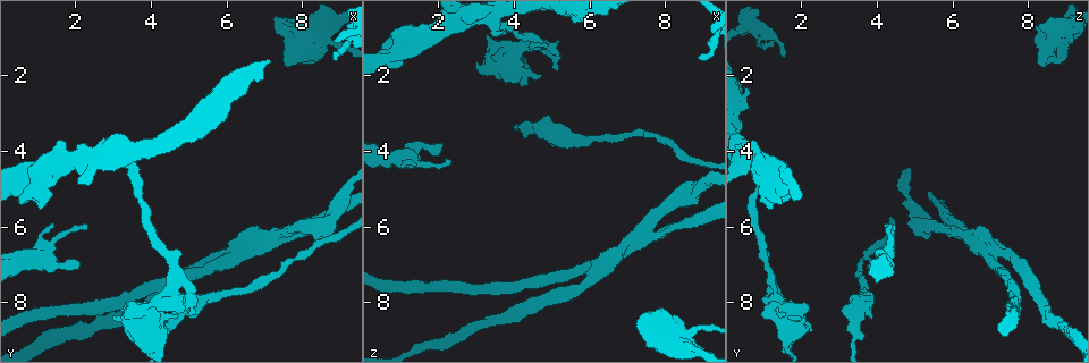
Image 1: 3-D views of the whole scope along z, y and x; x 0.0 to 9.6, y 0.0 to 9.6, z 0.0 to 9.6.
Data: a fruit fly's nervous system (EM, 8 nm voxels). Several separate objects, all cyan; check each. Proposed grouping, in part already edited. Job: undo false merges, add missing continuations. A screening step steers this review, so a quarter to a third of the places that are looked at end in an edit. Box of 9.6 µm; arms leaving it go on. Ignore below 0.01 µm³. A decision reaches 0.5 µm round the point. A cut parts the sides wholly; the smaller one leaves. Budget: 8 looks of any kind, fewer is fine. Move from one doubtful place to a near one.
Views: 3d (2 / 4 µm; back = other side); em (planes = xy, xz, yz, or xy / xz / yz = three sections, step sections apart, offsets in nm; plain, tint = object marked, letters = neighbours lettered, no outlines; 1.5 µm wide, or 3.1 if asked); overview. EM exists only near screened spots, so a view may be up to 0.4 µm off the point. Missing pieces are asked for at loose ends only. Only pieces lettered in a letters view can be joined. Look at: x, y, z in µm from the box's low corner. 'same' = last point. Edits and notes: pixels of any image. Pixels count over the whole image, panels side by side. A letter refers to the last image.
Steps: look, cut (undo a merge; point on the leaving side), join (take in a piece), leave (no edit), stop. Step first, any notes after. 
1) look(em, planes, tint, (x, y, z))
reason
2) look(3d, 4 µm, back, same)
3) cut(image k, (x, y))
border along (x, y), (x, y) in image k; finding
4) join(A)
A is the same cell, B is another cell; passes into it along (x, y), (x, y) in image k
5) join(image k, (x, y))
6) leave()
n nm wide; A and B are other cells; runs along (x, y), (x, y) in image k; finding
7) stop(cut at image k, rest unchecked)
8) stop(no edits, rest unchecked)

look(em, planes, letters, (4.50, 8.00, 1.15))
small branch off a trunk

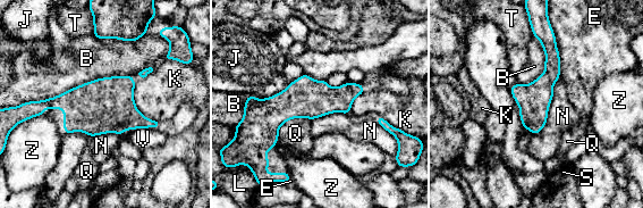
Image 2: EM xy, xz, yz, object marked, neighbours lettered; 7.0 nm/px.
leave()
B touches over 800 nm; B, E, J, K, L, N, Q, S, T, V and Z are other cells; runs along (360, 86), (339, 99), (252, 102) in image 2; all the same neuron

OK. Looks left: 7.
look(3d, 4 µm, (2.05, 7.05, 3.75))
branch stops here

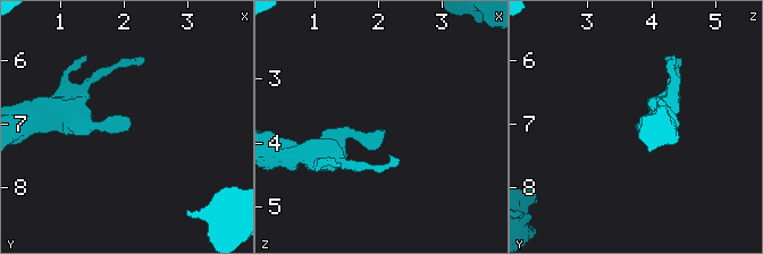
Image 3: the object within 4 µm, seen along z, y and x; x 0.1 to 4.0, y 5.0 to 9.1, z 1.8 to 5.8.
look(em, yz, step 8, letters, (2.05, 7.10, 3.80))
now the EM

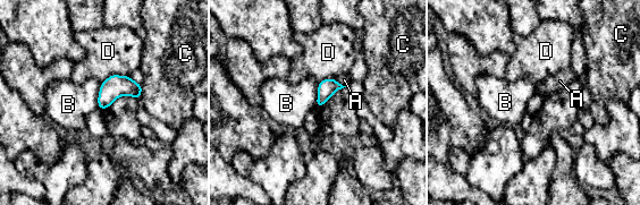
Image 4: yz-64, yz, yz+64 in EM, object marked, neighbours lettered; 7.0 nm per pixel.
leave()
130 nm wide; A, B, C and D are other cells; border along (101, 83), (97, 107) in image 4; none of them fits

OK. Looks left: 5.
look(em, planes, plain, (1.60, 3.75, 0.70))

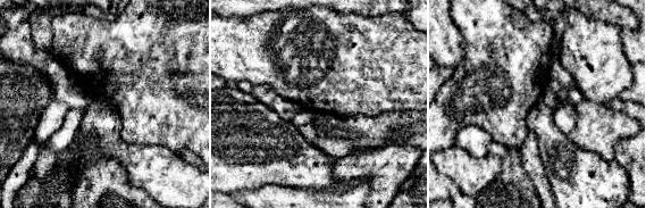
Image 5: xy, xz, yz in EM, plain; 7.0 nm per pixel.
look(em, planes, letters, same)

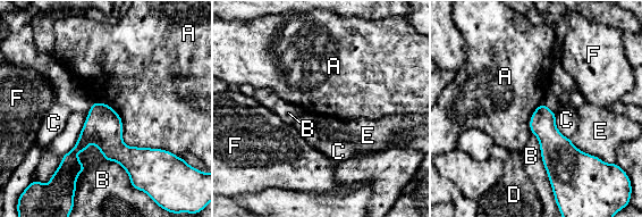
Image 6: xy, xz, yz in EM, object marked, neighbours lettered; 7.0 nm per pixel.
leave()
A, B, C, D, E and F are other cells; border along (92, 102), (128, 145), (170, 151) in image 6; none of them fits

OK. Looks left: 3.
stop(no edits, rest unchecked)

